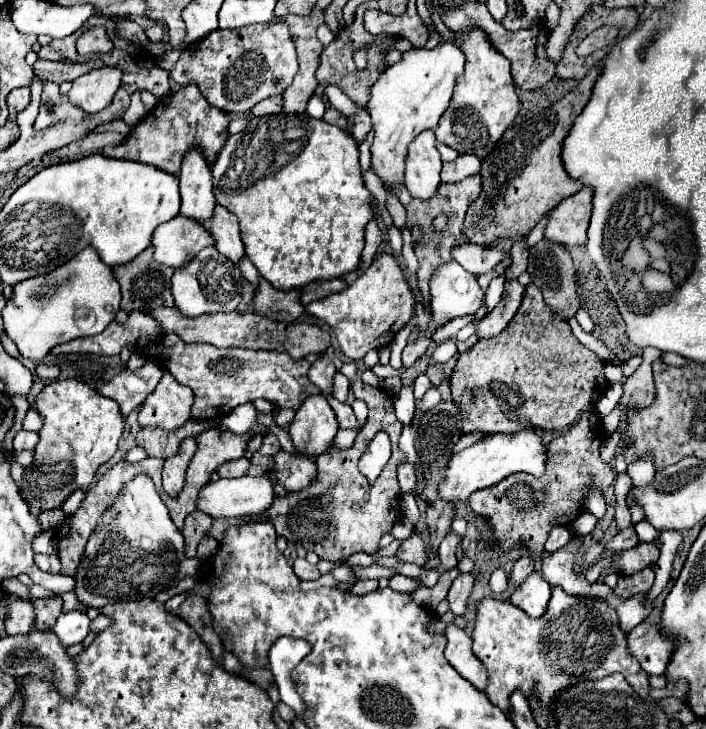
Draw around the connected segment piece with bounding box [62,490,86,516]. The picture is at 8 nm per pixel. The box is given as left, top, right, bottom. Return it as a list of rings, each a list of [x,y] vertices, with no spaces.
[[[80,490],[80,492],[74,492],[66,502],[64,502],[64,506],[62,506],[62,512],[66,514],[66,516],[72,516],[74,512],[76,512],[76,508],[82,504],[82,500],[86,498],[86,490]]]

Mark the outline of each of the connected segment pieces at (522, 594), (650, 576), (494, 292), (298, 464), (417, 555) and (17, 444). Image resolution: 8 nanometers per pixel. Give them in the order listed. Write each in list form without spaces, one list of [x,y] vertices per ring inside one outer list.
[[[532,572],[532,576],[528,576],[522,586],[510,596],[510,604],[526,612],[530,618],[540,618],[544,614],[544,608],[548,608],[550,592],[552,588],[548,582],[544,582],[538,572]]]
[[[644,568],[632,576],[620,576],[618,586],[614,588],[614,594],[618,598],[628,598],[630,594],[638,594],[638,592],[646,592],[652,588],[654,582],[654,570],[652,568]]]
[[[500,275],[492,279],[486,292],[487,311],[490,312],[500,302],[504,292],[505,275]]]
[[[280,450],[274,456],[274,468],[278,468],[280,484],[286,490],[302,490],[316,476],[314,460],[302,458],[302,456],[294,456],[294,454],[288,454],[284,450]]]
[[[412,534],[408,540],[404,540],[396,552],[396,558],[400,562],[412,562],[412,564],[418,564],[418,566],[424,566],[426,560],[428,560],[428,554],[426,554],[426,548],[424,548],[424,542],[420,540],[418,534]]]
[[[20,430],[14,438],[14,450],[32,450],[36,446],[36,440],[38,440],[36,432]]]

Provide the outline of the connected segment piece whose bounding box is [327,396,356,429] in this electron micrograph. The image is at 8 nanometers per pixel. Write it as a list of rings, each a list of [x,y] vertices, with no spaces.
[[[329,396],[328,401],[336,414],[340,429],[352,429],[356,426],[356,416],[350,408],[350,404],[341,403],[333,396]]]

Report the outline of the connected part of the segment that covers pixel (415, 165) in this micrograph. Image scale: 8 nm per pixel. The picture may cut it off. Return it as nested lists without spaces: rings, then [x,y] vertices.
[[[434,130],[420,132],[408,146],[404,184],[414,198],[428,200],[440,186],[442,160],[436,150]]]

